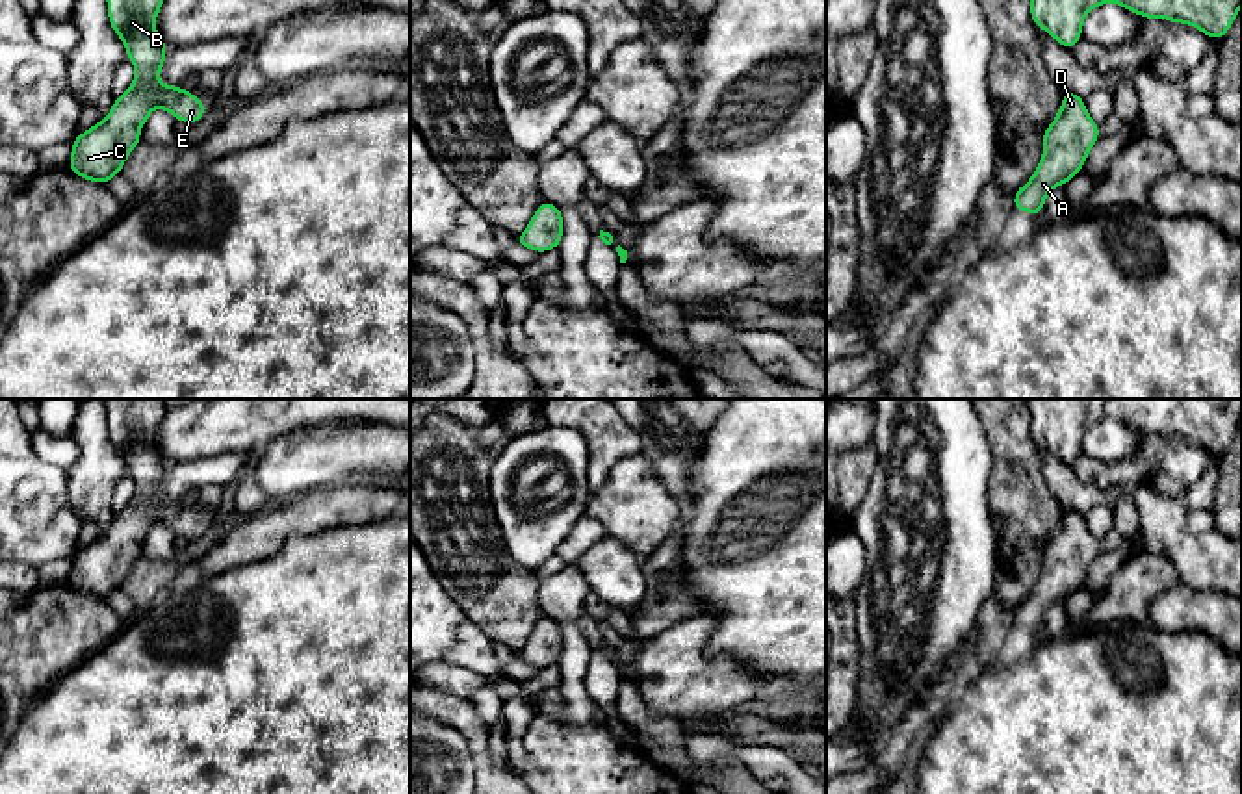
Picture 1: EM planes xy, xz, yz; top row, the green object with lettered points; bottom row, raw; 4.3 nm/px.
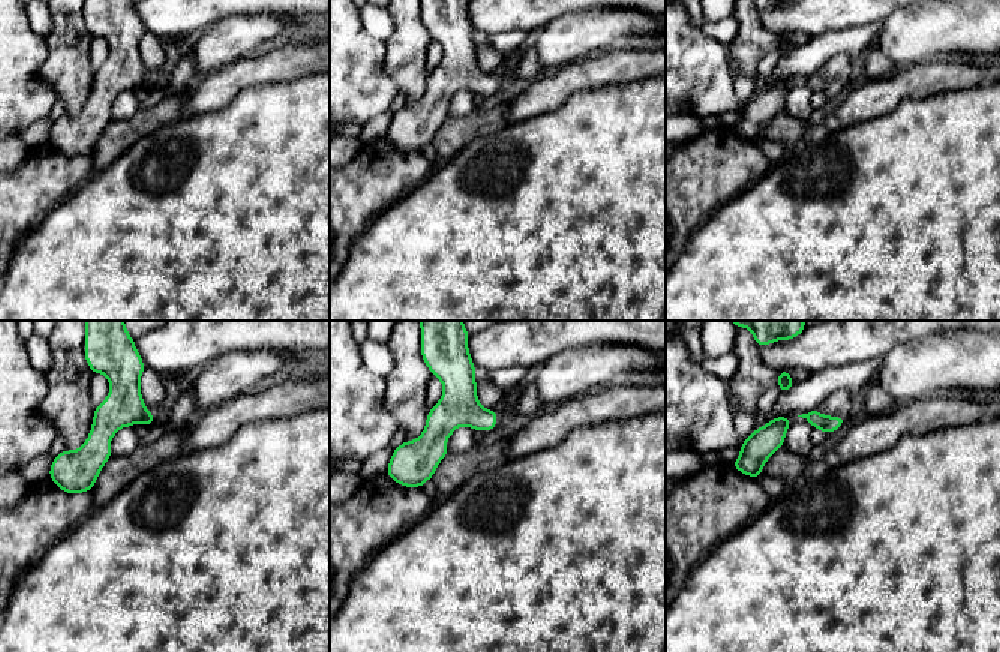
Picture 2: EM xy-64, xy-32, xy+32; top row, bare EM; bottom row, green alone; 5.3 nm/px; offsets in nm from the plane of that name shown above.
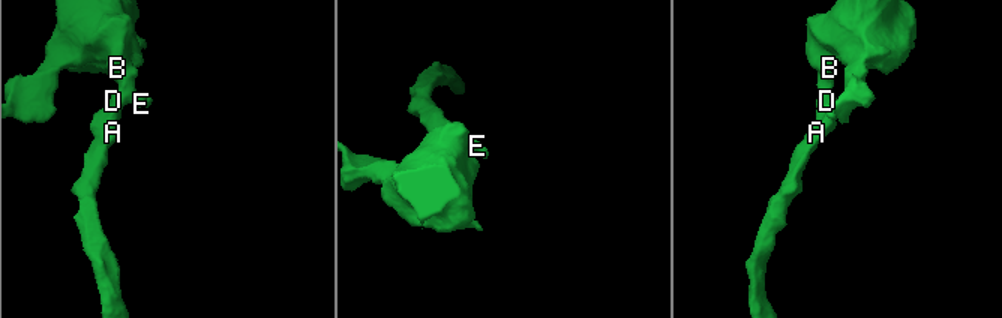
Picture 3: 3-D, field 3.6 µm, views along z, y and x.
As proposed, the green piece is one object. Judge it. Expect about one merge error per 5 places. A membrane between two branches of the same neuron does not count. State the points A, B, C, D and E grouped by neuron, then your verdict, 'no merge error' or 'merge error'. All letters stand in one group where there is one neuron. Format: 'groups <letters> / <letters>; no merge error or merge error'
groups A B C D E; no merge error

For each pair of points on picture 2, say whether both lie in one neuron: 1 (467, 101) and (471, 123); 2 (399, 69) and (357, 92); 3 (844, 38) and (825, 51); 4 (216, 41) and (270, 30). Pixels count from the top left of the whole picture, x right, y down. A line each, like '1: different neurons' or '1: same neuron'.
1: different neurons
2: different neurons
3: same neuron
4: same neuron

